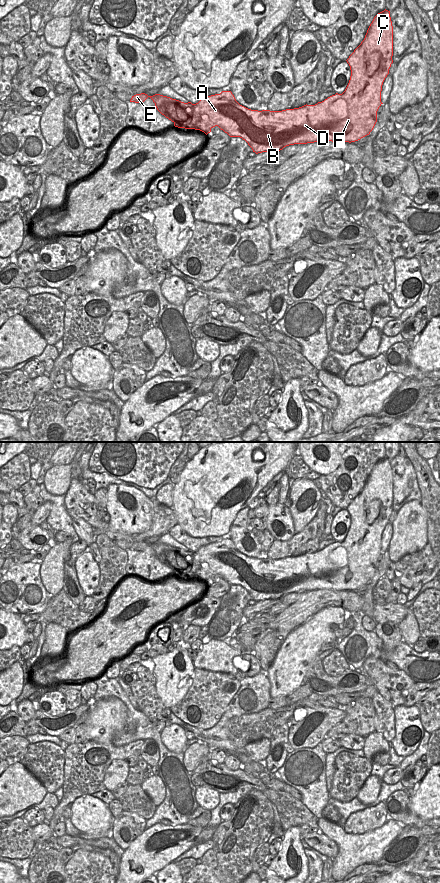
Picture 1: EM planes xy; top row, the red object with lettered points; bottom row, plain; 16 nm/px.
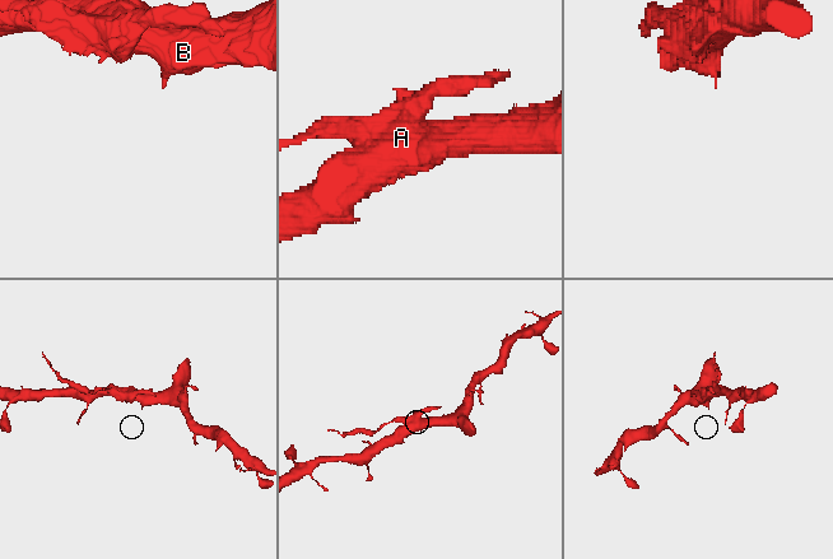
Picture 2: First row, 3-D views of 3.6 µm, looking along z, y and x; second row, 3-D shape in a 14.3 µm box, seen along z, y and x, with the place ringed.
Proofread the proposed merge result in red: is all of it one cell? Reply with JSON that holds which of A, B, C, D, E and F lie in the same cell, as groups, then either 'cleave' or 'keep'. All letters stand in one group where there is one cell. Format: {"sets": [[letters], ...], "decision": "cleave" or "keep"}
{"sets": [["A", "B", "C", "D", "F"], ["E"]], "decision": "cleave"}

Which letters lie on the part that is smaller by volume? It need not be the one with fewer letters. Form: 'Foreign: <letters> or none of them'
Foreign: E

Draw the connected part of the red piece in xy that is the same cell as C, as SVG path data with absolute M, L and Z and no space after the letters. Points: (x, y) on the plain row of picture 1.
M390 459L378 461L370 472L364 488L346 508L350 514L349 531L342 542L336 541L315 553L282 559L251 558L240 553L231 539L222 539L194 552L195 564L206 562L210 569L230 585L245 588L256 602L280 599L294 592L322 589L355 590L370 582L377 570L382 533L389 522L393 504L393 474Z

